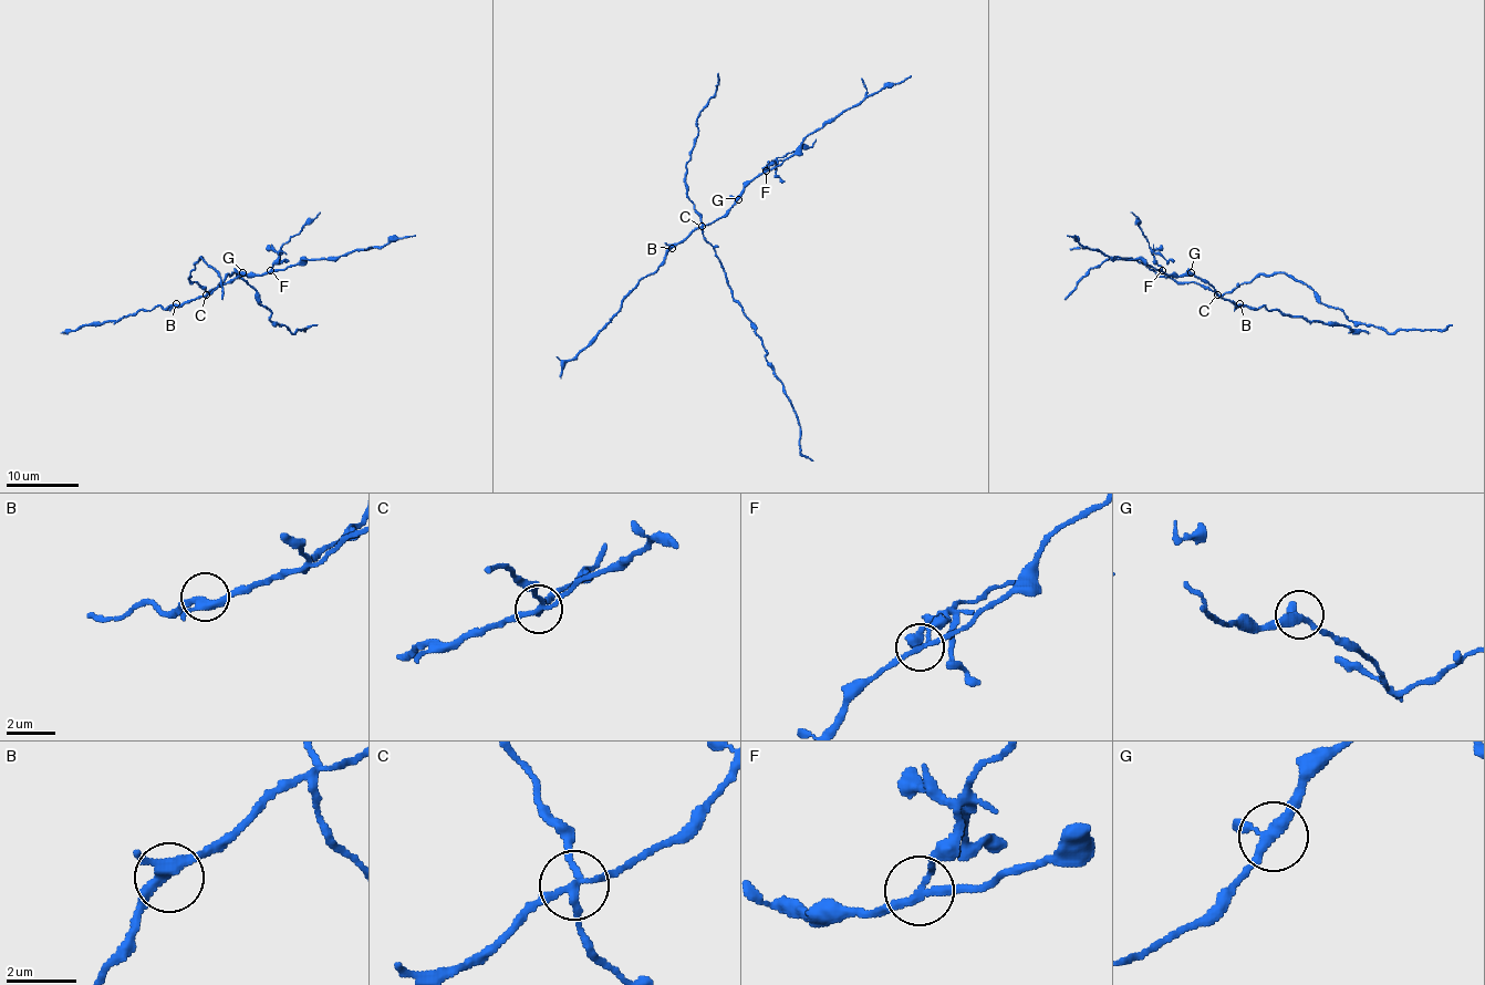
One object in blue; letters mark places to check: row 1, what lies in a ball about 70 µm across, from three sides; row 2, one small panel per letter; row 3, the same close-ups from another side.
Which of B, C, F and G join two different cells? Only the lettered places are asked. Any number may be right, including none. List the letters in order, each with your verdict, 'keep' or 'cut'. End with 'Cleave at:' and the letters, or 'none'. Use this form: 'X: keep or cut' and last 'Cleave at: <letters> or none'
B: keep
C: cut
F: cut
G: keep
Cleave at: C, F

